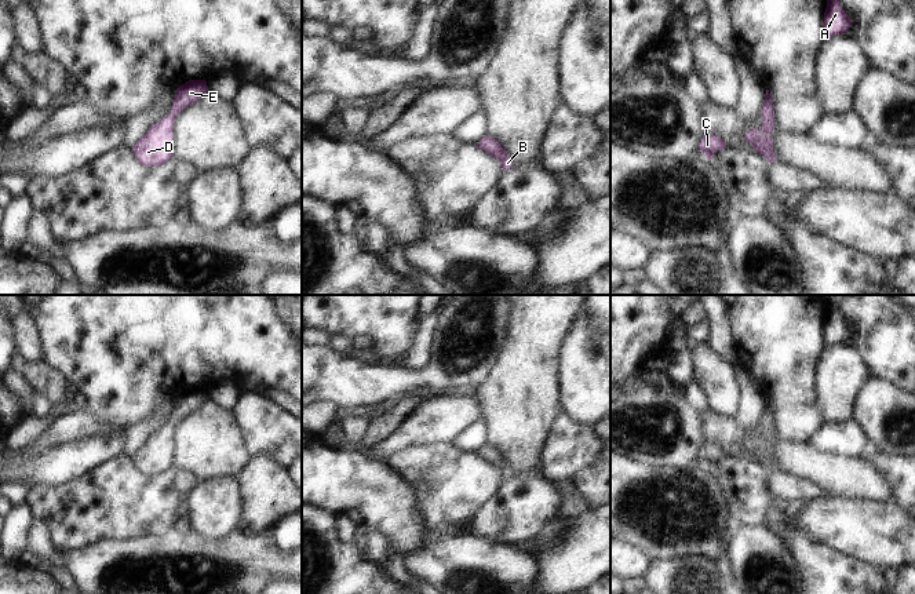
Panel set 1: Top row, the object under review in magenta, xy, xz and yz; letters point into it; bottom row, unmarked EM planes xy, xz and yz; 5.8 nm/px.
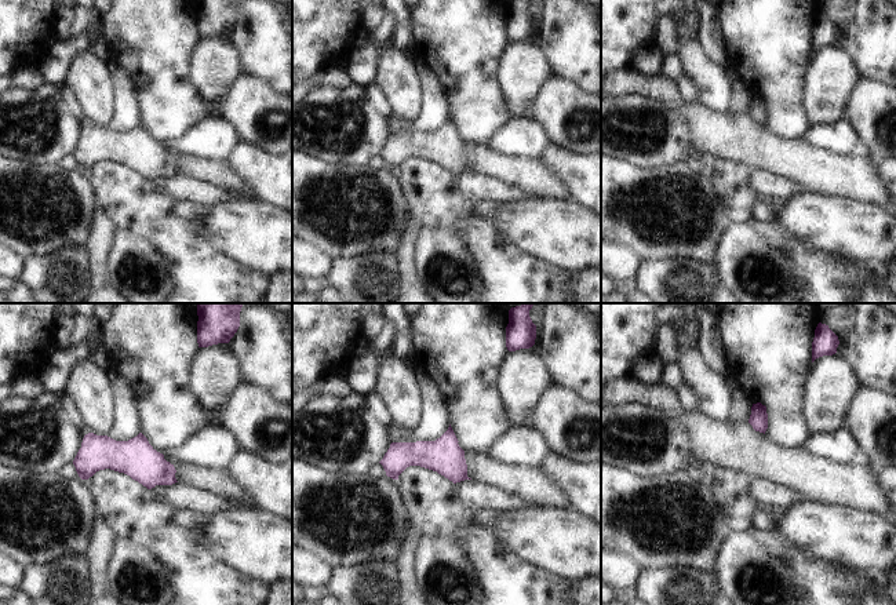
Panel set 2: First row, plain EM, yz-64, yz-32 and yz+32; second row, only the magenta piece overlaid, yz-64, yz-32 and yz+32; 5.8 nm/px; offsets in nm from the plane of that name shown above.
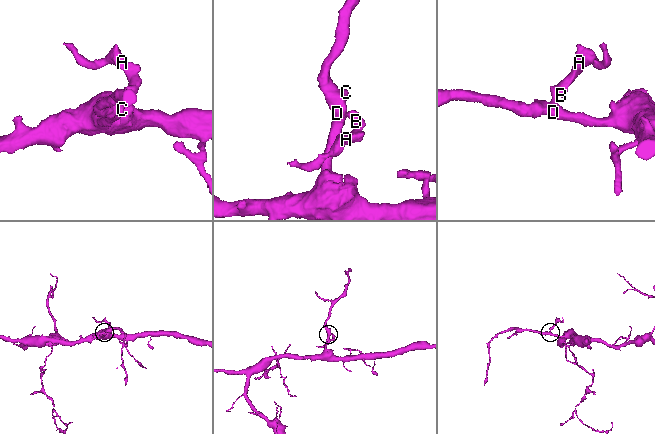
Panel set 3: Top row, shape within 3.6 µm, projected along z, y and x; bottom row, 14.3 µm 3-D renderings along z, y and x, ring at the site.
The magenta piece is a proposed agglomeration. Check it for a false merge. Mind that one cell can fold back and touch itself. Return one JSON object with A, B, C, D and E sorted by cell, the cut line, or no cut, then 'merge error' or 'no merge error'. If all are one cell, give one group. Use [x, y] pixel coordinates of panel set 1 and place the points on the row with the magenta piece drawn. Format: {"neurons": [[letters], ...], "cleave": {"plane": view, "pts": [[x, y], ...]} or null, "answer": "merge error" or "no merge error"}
{"neurons": [["A", "B", "C", "D", "E"]], "cleave": null, "answer": "no merge error"}

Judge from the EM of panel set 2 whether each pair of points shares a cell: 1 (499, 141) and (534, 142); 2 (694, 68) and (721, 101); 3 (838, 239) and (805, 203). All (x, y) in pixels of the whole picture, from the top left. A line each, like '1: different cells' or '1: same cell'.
1: same cell
2: same cell
3: same cell

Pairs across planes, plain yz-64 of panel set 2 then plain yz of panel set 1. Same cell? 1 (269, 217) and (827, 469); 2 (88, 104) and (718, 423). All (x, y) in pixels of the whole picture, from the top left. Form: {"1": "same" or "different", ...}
{"1": "different", "2": "different"}

